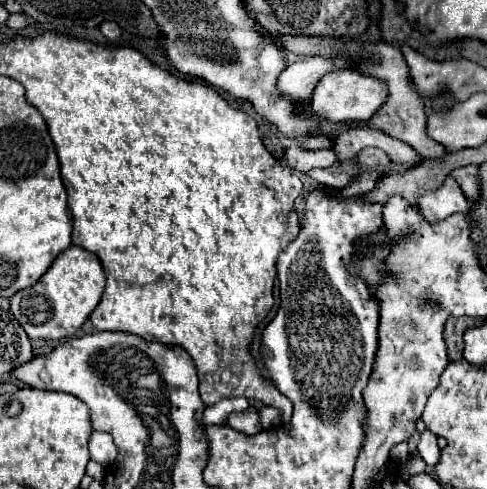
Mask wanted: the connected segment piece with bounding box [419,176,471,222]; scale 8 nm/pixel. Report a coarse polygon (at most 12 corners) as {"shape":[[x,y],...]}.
{"shape":[[447,176],[437,190],[419,194],[425,218],[437,222],[471,210]]}

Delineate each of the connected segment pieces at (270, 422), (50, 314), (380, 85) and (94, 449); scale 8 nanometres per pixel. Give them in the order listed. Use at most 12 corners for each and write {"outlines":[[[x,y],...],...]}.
{"outlines":[[[264,406],[259,411],[263,429],[269,430],[278,423],[281,412]],[[69,246],[13,294],[29,338],[61,340],[99,304],[99,258]],[[357,70],[325,74],[315,116],[367,122],[385,104],[385,82]],[[91,434],[91,460],[109,466],[117,456],[111,436]]]}

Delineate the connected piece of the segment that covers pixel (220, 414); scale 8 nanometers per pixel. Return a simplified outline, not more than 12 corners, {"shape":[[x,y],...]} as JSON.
{"shape":[[223,398],[207,406],[207,424],[225,424],[231,412],[247,410],[247,398]]}

